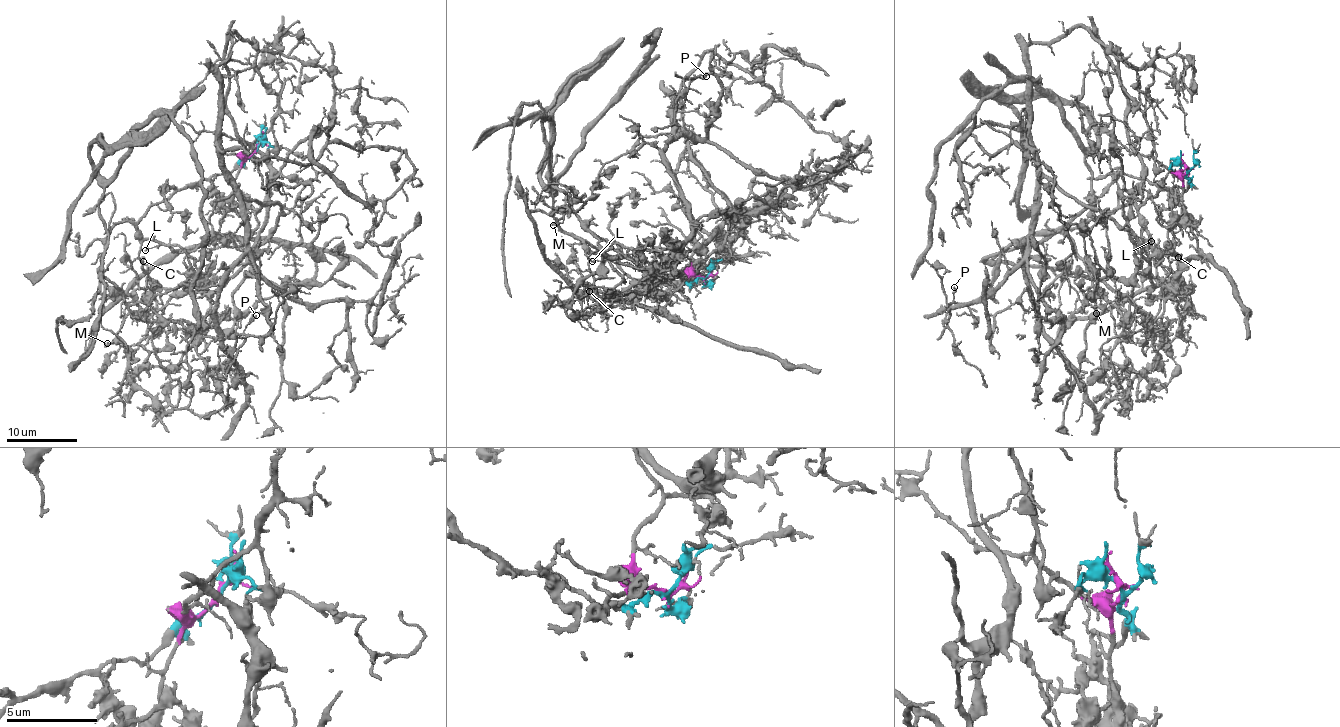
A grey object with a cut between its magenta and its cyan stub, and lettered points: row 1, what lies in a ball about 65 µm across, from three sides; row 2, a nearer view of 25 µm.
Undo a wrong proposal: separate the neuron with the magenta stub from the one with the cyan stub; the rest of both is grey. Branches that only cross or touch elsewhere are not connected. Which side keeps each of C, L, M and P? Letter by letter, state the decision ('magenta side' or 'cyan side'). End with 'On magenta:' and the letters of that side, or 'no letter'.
C: cyan side
L: cyan side
M: cyan side
P: magenta side
On magenta: P

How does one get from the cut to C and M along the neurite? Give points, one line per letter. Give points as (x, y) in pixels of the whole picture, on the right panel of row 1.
C: (1185, 169), (1187, 187), (1165, 187), (1138, 210), (1143, 249), (1164, 266), (1178, 256)
M: (1185, 169), (1184, 190), (1165, 187), (1138, 207), (1082, 221), (1069, 233), (1092, 282), (1087, 302), (1096, 312)

